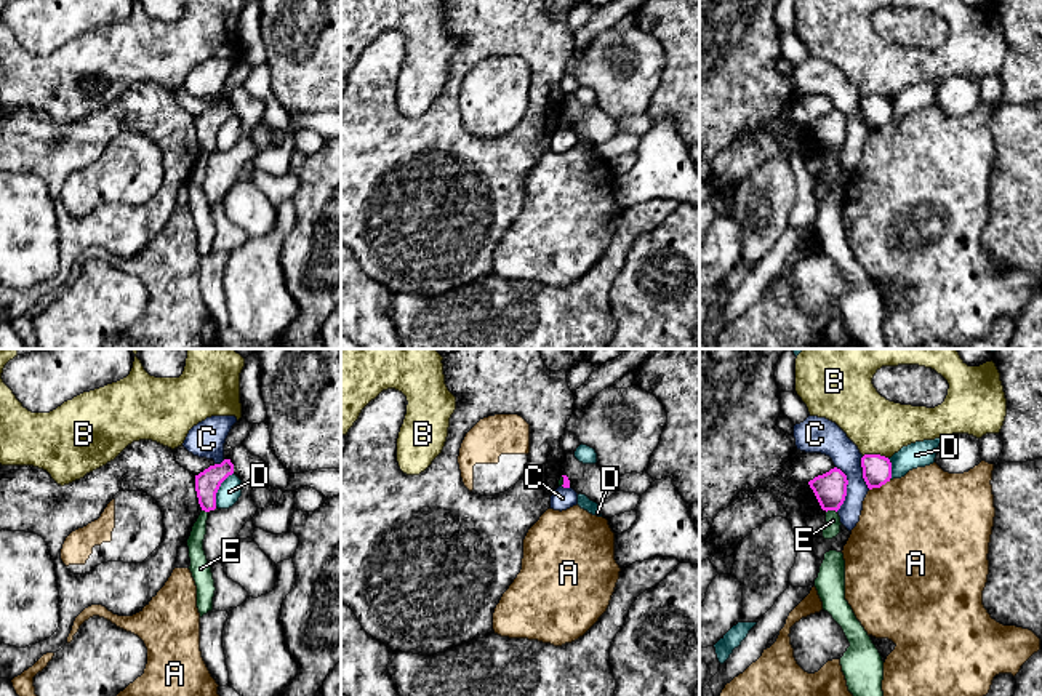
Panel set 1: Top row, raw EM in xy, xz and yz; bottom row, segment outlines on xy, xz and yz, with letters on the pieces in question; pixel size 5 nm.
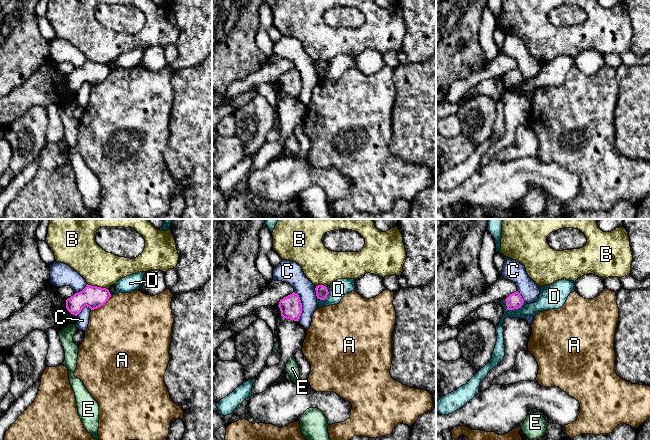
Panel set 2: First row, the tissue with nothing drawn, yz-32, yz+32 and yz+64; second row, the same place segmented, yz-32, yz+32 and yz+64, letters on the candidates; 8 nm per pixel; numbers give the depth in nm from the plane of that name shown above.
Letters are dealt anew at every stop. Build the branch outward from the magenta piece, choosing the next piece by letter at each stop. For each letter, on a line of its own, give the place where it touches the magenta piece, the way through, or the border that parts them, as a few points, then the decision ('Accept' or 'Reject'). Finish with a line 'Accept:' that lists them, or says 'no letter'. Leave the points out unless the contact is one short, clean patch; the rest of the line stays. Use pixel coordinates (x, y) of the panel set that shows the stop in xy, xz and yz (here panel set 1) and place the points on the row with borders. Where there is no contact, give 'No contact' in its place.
A: Touches magenta at yz (879, 487). Boundary: yz (890, 480), (869, 490). Reject
B: Touches magenta at yz (876, 455). Boundary: yz (863, 455), (884, 455), (887, 458). Reject
C: Touches magenta at yz (845, 488). Boundary: yz (836, 466), (847, 480), (845, 500), (836, 511). Reject
D: Touches magenta at xy (218, 488). Reject
E: Touches magenta at yz (831, 509). Boundary: yz (836, 511), (826, 512). Reject
Accept: no letter

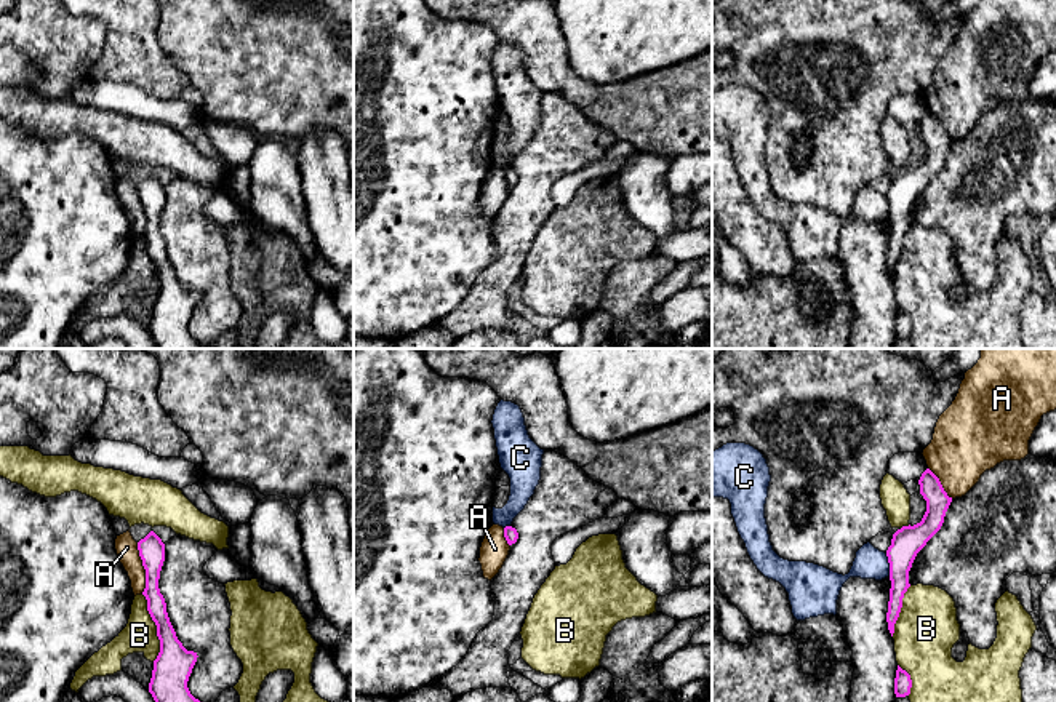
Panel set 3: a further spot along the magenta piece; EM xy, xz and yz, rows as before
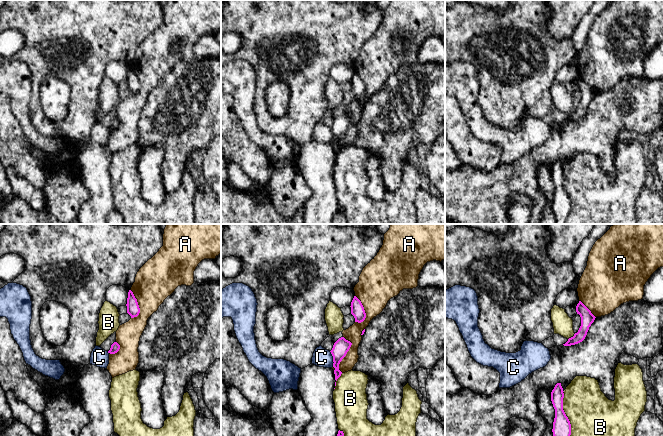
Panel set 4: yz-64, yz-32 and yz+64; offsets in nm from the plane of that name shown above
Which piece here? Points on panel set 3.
A: Touches magenta at xy (144, 568). Reject
B: Touches magenta at xy (157, 627). Reject
C: Touches magenta at yz (890, 565). Boundary: yz (885, 554), (890, 563), (890, 574). Reject
Accept: no letter

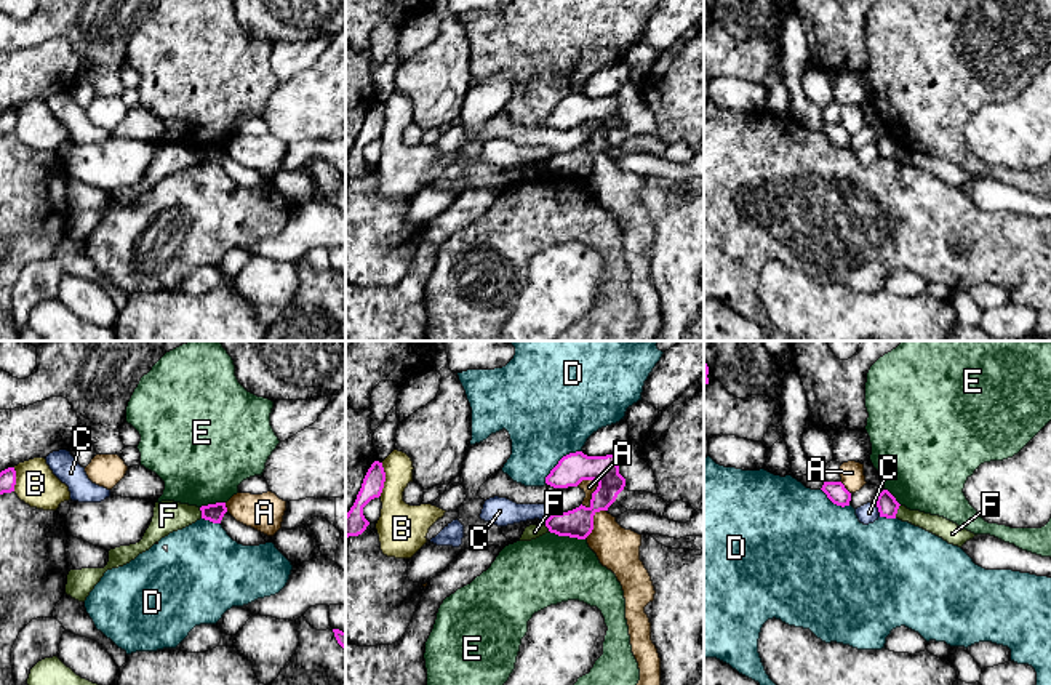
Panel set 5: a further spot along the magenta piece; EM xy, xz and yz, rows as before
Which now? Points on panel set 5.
A: Touches magenta at xz (592, 493). Reject
B: Touches magenta at xz (384, 480). Reject
C: Touches magenta at yz (879, 509). Reject
D: Touches magenta at xz (559, 461). Reject
E: Touches magenta at xz (567, 535). Boundary: xz (549, 530), (584, 540). Reject
F: Touches magenta at yz (896, 511). Boundary: yz (899, 504), (895, 517). Reject
Accept: no letter

